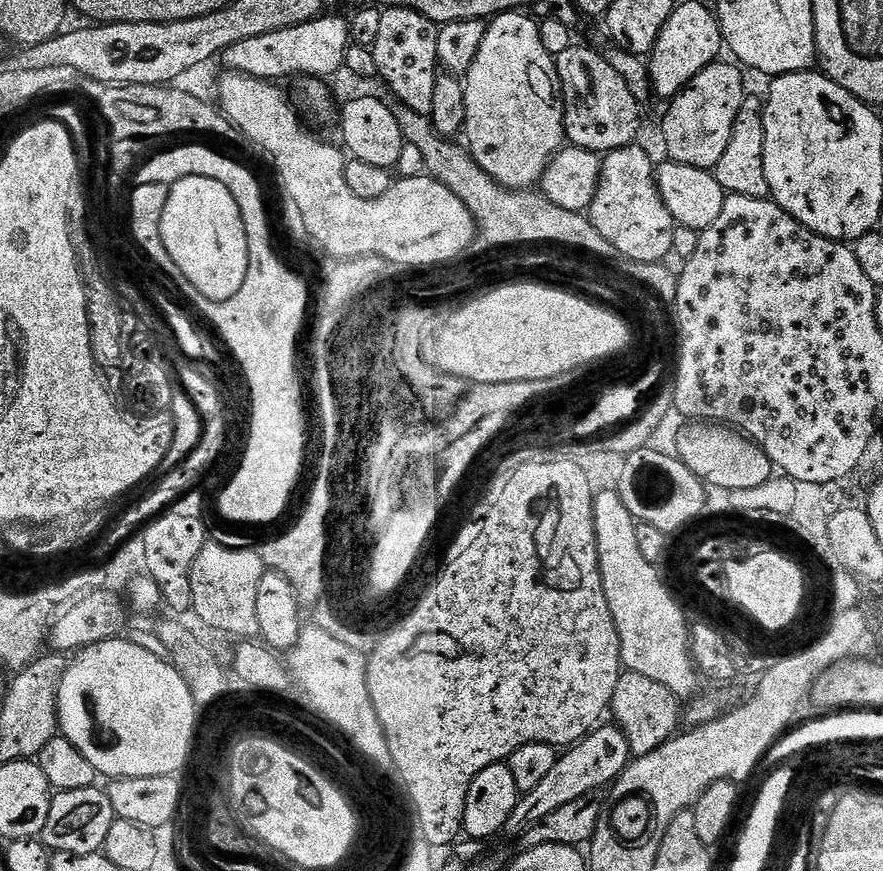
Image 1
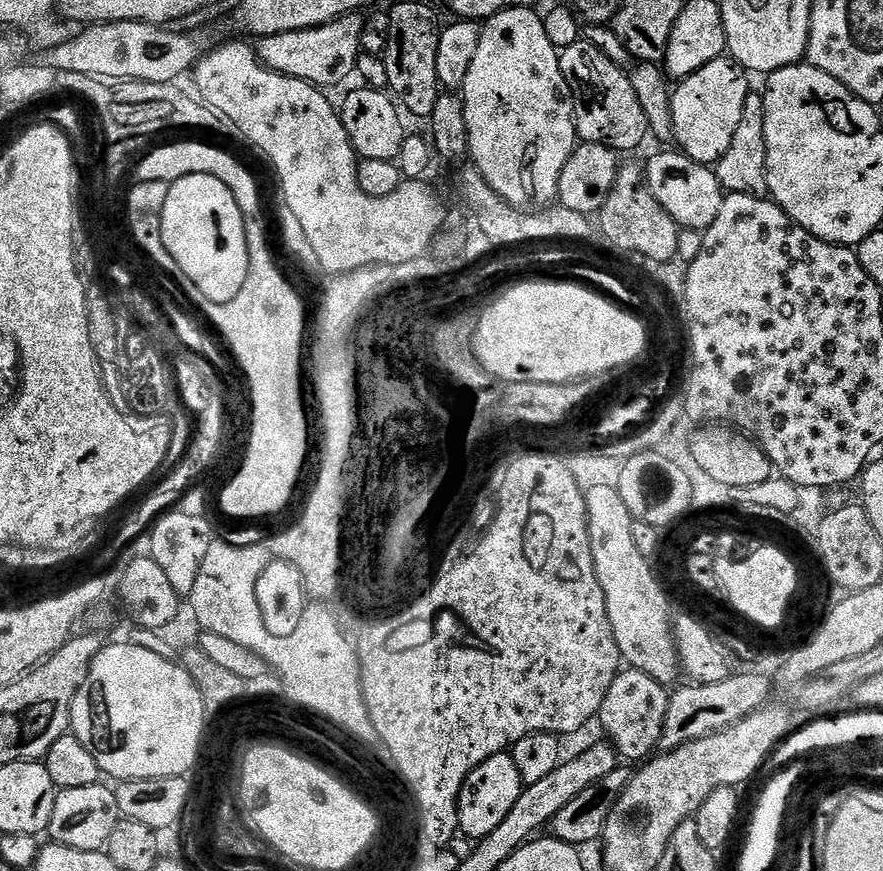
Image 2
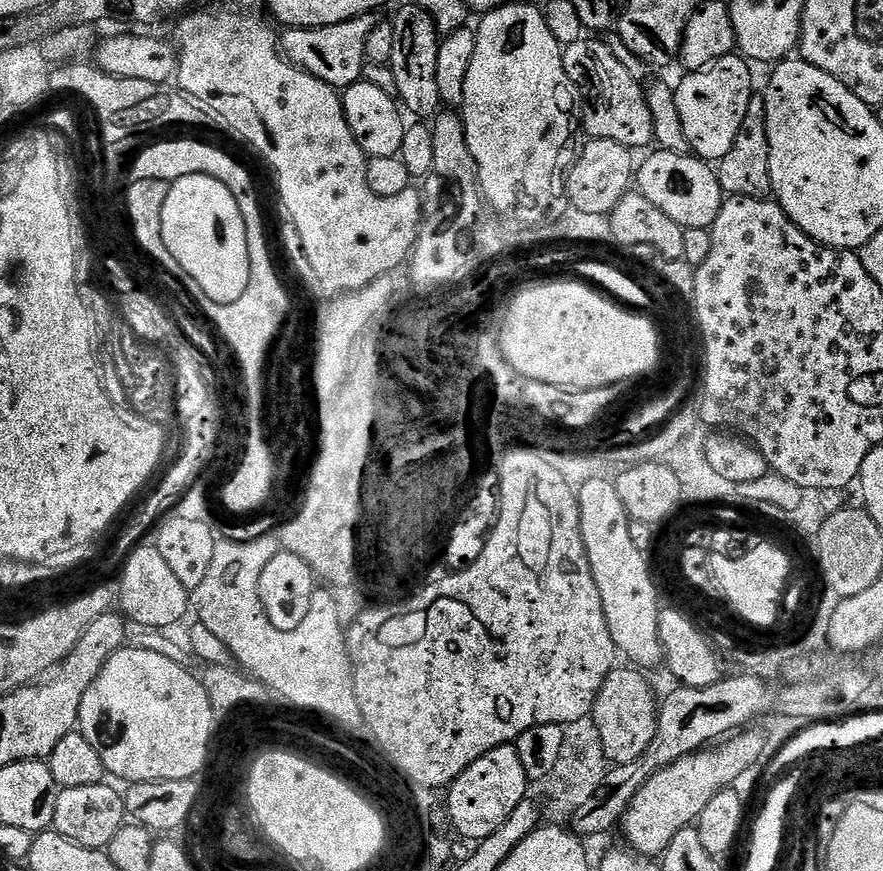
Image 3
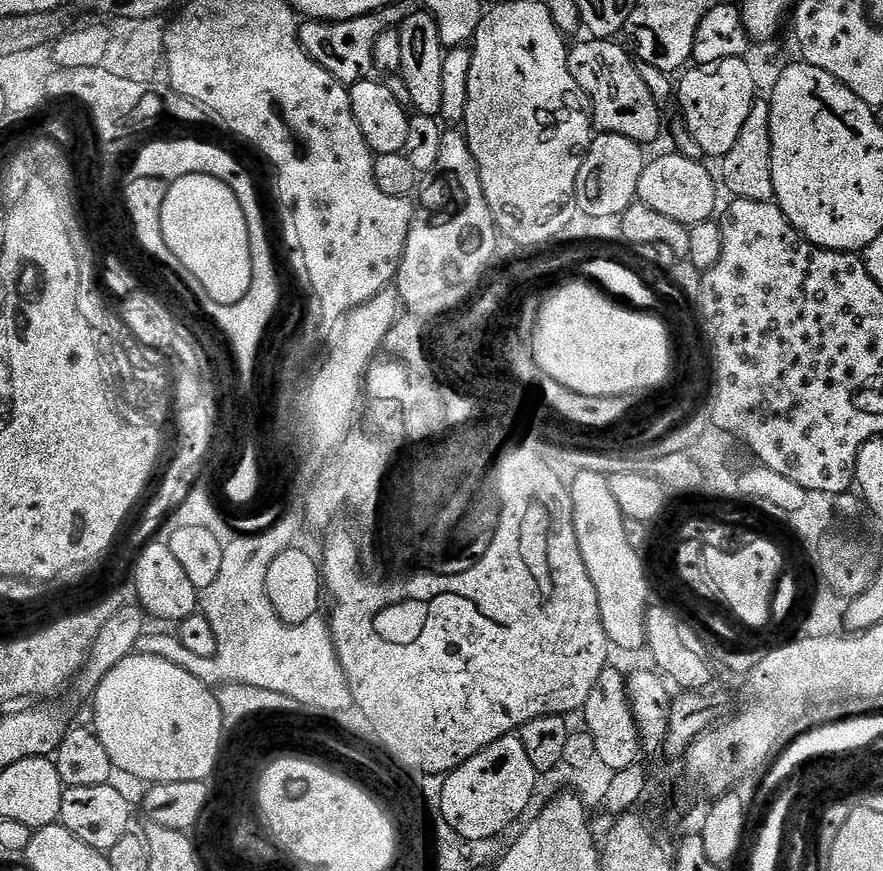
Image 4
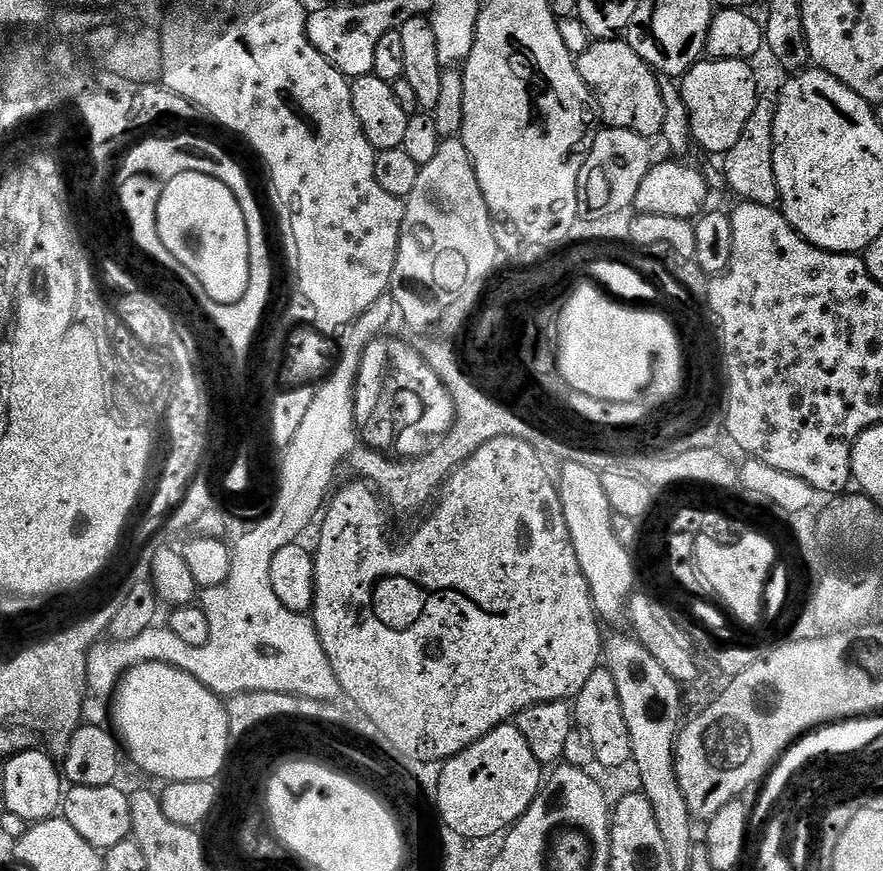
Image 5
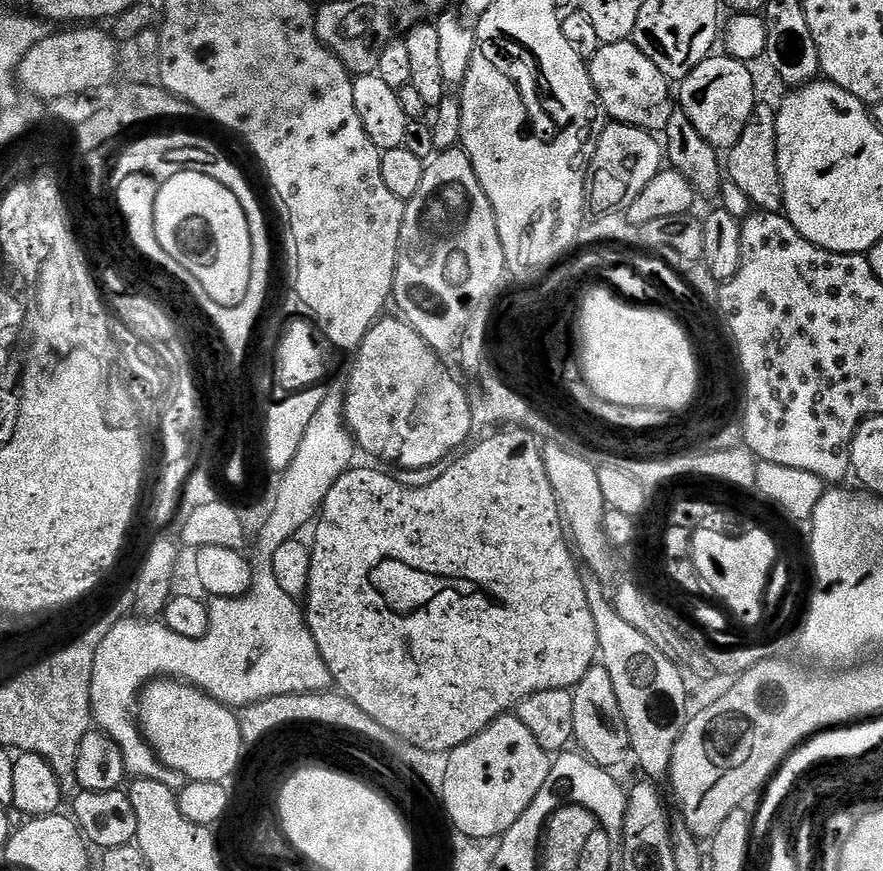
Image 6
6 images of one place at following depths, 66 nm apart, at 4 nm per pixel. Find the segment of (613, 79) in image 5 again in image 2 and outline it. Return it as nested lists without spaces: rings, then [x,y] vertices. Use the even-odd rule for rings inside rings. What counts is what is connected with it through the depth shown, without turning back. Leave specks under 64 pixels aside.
[[[578,42],[560,52],[562,74],[568,83],[568,91],[572,98],[572,111],[576,118],[576,135],[583,143],[601,144],[607,148],[613,148],[618,154],[632,152],[650,136],[646,113],[638,103],[638,94],[634,94],[632,77],[627,71],[623,72],[602,49],[584,43]]]

